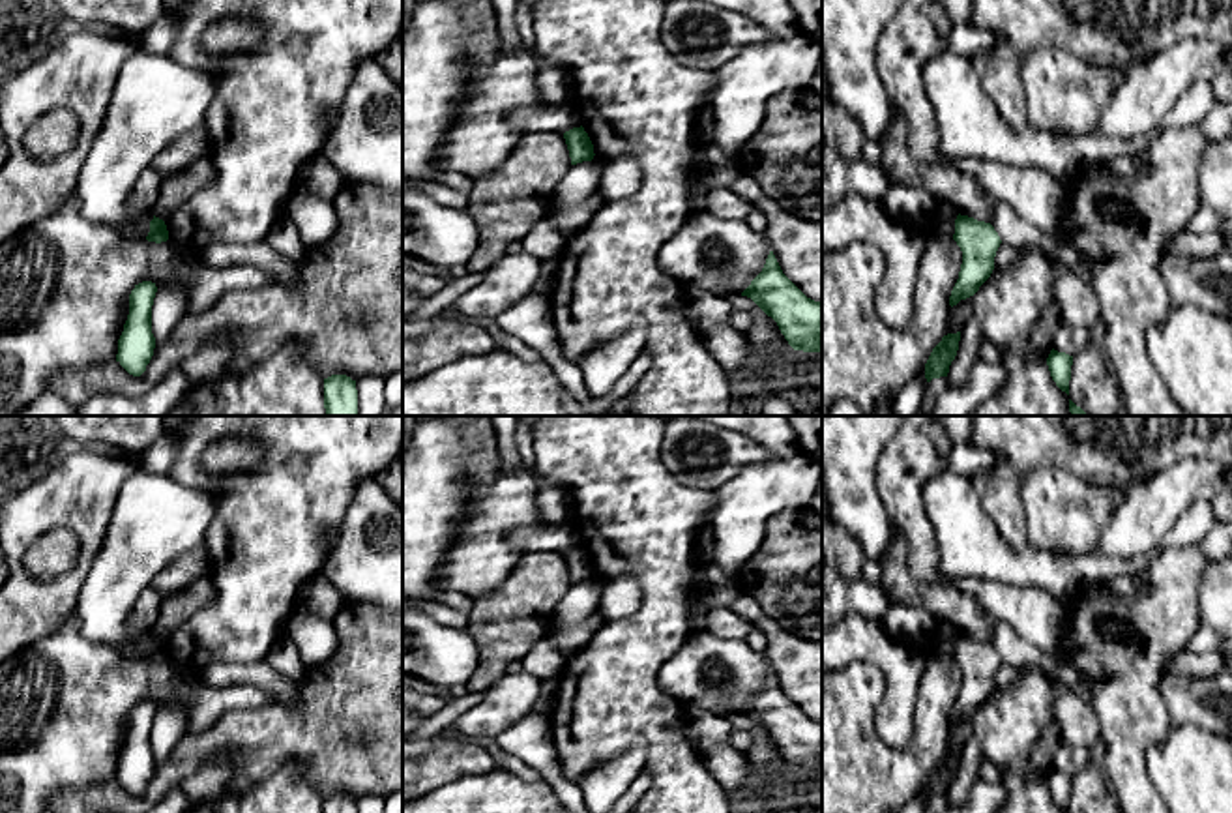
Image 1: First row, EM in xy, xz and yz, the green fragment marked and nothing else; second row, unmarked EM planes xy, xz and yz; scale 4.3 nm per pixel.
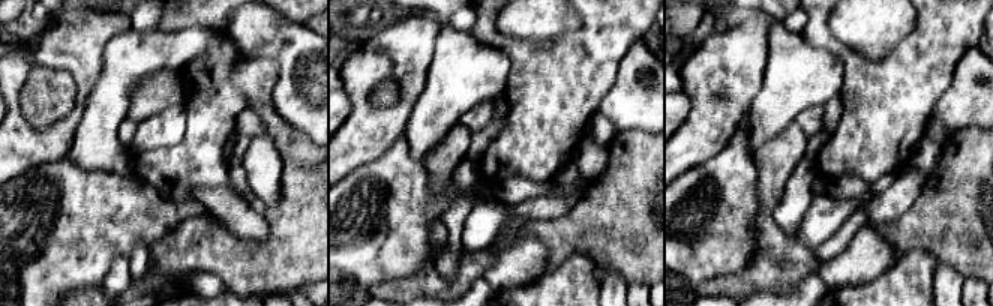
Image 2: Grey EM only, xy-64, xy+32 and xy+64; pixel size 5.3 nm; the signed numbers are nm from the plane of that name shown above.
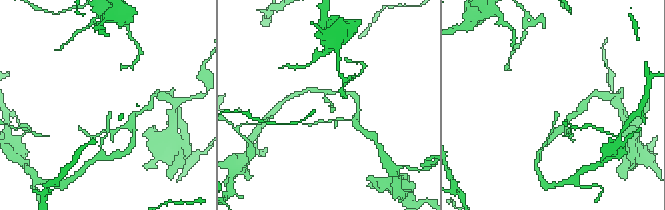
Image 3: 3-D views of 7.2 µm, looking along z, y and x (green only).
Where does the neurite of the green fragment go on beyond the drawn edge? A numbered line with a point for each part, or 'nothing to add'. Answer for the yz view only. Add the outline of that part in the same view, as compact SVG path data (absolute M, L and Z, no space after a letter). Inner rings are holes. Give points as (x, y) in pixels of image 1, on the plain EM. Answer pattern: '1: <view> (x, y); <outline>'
nothing to add

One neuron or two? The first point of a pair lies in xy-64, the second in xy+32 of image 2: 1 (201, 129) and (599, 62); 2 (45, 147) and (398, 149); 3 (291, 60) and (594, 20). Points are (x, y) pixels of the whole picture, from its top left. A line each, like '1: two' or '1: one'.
1: one
2: two
3: two

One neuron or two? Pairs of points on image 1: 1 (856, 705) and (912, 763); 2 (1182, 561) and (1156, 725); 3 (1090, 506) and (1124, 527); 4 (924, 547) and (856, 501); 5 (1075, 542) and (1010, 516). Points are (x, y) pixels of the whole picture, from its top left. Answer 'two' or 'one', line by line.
1: one
2: one
3: two
4: two
5: two

